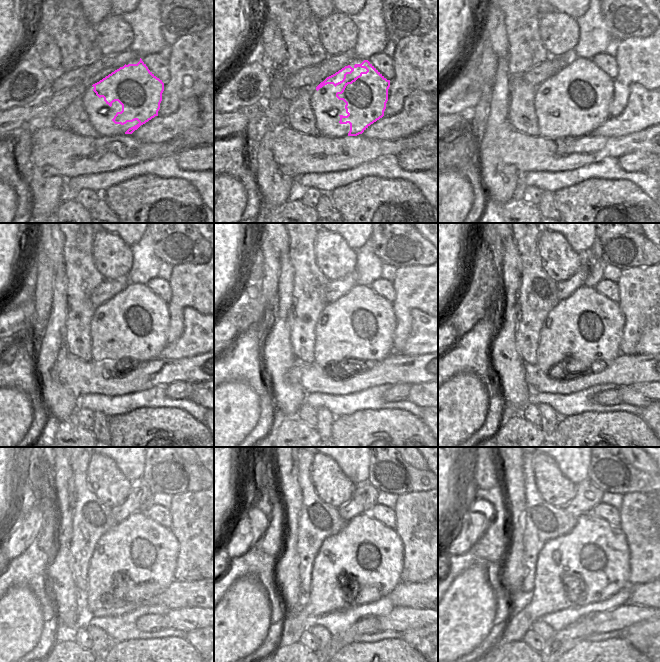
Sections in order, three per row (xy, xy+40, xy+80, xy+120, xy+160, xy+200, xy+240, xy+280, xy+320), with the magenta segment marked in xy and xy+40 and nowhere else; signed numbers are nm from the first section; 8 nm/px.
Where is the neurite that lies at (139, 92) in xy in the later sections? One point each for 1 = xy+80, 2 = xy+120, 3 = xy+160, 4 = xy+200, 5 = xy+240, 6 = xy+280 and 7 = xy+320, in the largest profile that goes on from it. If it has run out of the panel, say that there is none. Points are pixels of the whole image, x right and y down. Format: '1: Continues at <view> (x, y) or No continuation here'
1: Continues at xy+80 (589, 96)
2: Continues at xy+120 (144, 332)
3: Continues at xy+160 (369, 333)
4: Continues at xy+200 (595, 333)
5: Continues at xy+240 (150, 561)
6: Continues at xy+280 (375, 562)
7: Continues at xy+320 (602, 565)

